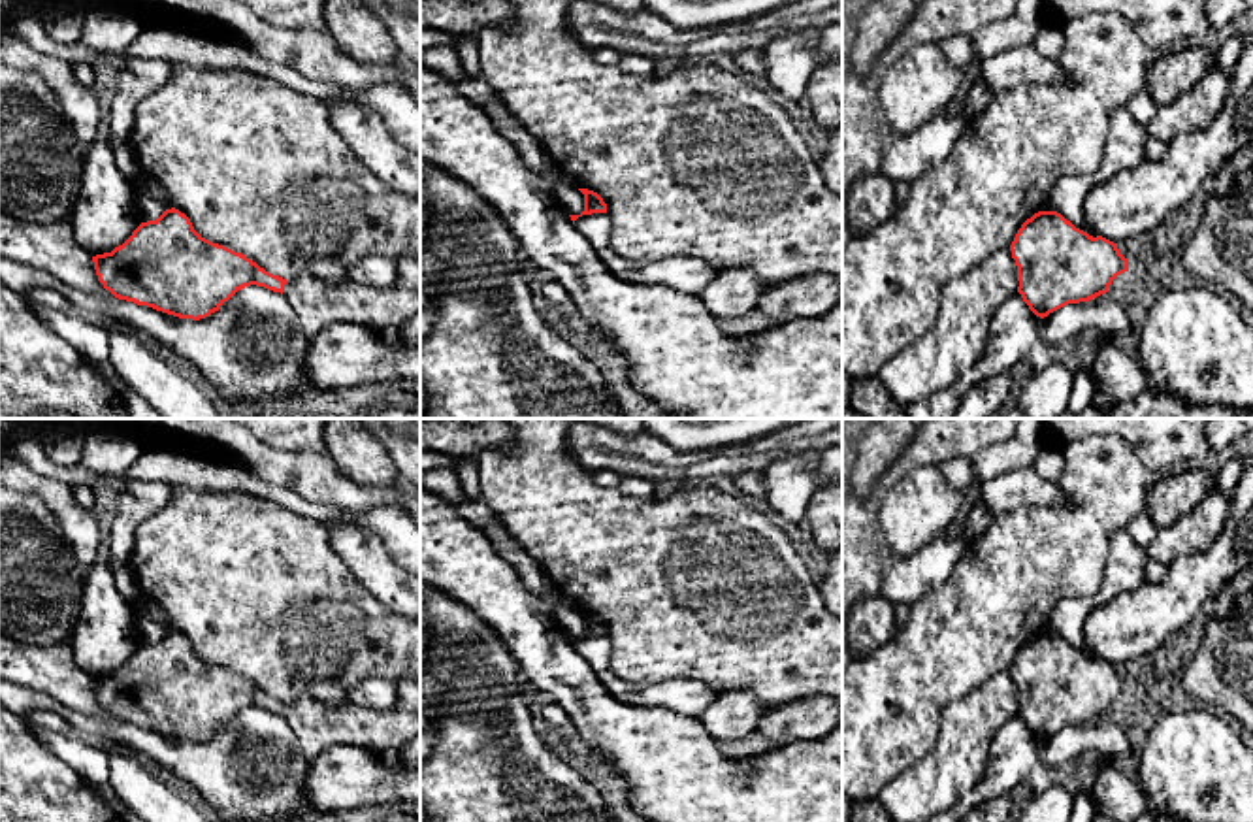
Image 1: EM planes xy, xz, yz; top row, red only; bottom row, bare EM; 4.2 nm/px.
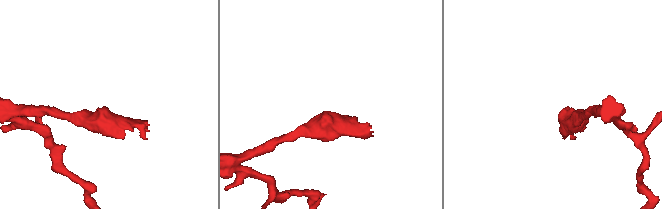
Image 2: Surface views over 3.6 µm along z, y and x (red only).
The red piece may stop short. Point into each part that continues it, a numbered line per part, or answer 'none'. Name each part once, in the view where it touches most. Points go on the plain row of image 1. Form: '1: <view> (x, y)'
1: xy (315, 726)

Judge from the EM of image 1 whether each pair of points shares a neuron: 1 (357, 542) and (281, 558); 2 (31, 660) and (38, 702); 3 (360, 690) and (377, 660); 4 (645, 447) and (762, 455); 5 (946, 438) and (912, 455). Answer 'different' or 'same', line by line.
1: different
2: different
3: different
4: same
5: same

